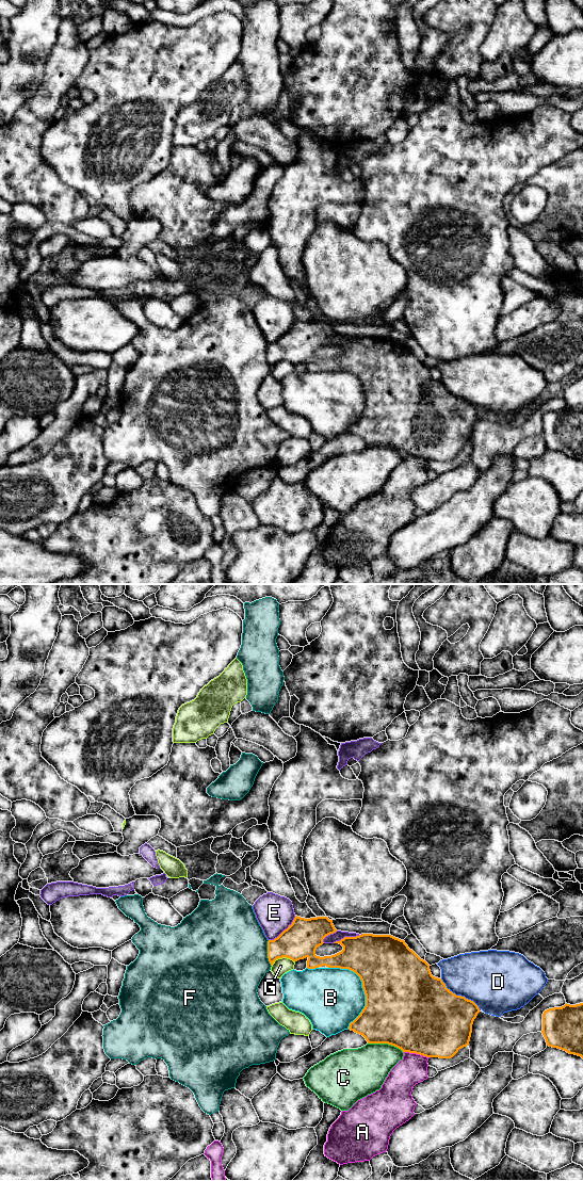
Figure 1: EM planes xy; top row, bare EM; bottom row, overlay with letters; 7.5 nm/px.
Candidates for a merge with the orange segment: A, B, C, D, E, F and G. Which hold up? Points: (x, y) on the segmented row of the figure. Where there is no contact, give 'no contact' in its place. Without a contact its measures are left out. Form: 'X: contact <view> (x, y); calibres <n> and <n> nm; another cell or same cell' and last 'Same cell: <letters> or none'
A: contact xy (417, 1053); calibres 500 and 220 nm; another cell
B: contact xy (362, 987); calibres 500 and 460 nm; another cell
C: contact xy (386, 1042); calibres 500 and 320 nm; another cell
D: contact xy (459, 996); calibres 480 and 420 nm; another cell
E: contact xy (285, 929); calibres 280 and 280 nm; same cell
F: contact xy (268, 953); calibres 260 and 500 nm; another cell
G: contact xy (282, 956); calibres 280 and 120 nm; another cell
Same cell: E

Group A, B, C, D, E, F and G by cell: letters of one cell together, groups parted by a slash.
A / B / C / D / E / F / G

